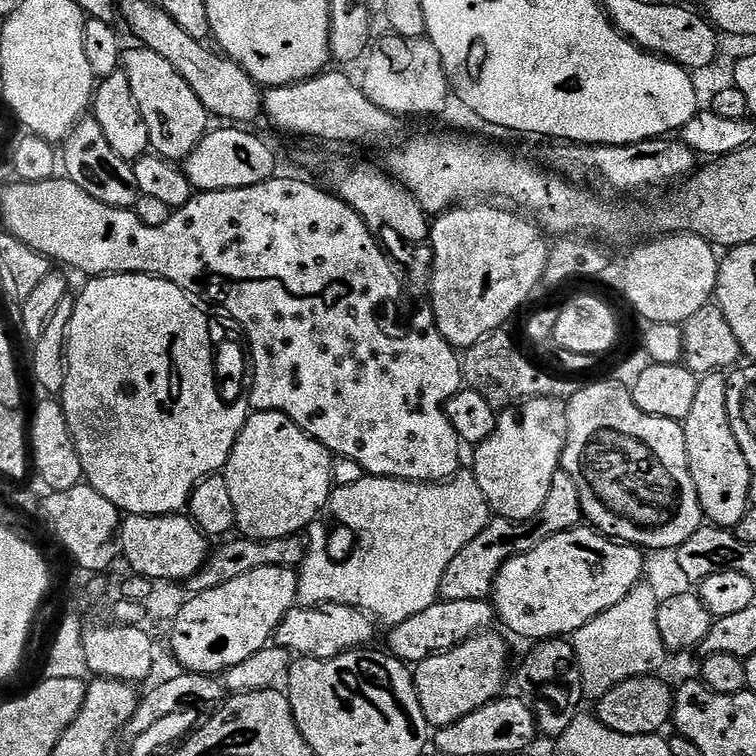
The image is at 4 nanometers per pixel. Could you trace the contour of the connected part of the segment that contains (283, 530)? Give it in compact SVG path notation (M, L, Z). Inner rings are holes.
M253 411L249 415L248 421L244 424L243 430L238 434L238 438L234 442L234 450L230 454L230 458L222 469L222 475L226 478L226 487L230 490L230 498L234 502L234 514L236 515L236 528L241 537L250 540L273 540L274 538L286 538L303 533L316 520L316 515L327 509L328 499L332 497L332 462L333 455L328 451L326 446L322 446L322 442L318 442L310 434L306 434L295 422L286 414L281 412L258 412Z

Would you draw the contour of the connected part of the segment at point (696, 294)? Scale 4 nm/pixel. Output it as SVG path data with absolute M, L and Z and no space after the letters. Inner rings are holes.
M691 232L664 234L661 237L661 240L652 240L629 254L624 264L624 296L632 303L633 310L648 324L670 322L683 325L690 314L702 310L702 306L709 304L715 297L720 260L716 256L717 249L709 241Z

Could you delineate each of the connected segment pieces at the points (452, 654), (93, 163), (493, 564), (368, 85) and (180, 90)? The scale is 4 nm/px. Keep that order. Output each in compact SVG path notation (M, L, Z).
M485 630L480 633L478 636L472 636L466 642L462 642L461 644L455 644L453 648L449 650L449 652L440 652L437 656L431 656L430 658L426 658L421 662L421 664L415 665L414 668L414 679L416 681L416 693L418 694L418 702L422 706L422 714L426 714L426 718L428 719L429 725L433 729L439 730L445 728L446 726L450 726L454 722L458 722L458 718L466 718L466 714L470 714L474 710L478 710L482 706L486 706L492 700L501 699L502 693L505 691L504 688L504 679L509 679L510 676L510 668L508 672L508 644L503 640L500 636L495 636L495 631Z
M85 118L76 125L68 139L62 144L62 172L67 179L73 180L90 198L115 208L135 209L138 198L138 182L134 178L132 164L118 158L114 154L110 142L106 142L106 134L102 134L102 126L98 126L95 118Z
M563 470L554 474L554 482L550 490L550 498L546 498L546 506L534 518L529 520L489 519L488 525L462 550L458 550L454 562L446 566L446 574L442 574L440 600L450 602L470 602L471 600L488 600L496 581L498 570L512 555L517 556L550 538L554 534L562 534L571 528L581 527L584 520L582 502L578 498L578 486L574 486L574 478Z
M385 34L371 45L366 59L363 61L364 80L362 87L366 98L374 102L374 106L382 106L390 114L401 118L408 116L436 116L448 108L450 89L446 70L442 66L442 58L438 58L438 50L427 38L402 38Z
M143 46L135 47L123 49L122 70L126 78L130 78L134 102L138 102L138 110L142 110L142 118L146 121L151 151L165 160L183 162L210 131L210 114L206 106L198 102L198 94L190 90L186 78L182 78L162 54L154 54L154 50Z

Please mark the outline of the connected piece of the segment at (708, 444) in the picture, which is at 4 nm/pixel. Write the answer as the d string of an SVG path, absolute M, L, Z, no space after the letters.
M712 372L708 376L699 377L699 381L698 394L694 394L694 406L688 417L682 421L688 469L698 490L698 502L704 511L705 521L709 525L732 530L738 522L742 522L742 514L746 514L750 506L748 491L754 474L730 426L726 402L728 376L724 372Z

